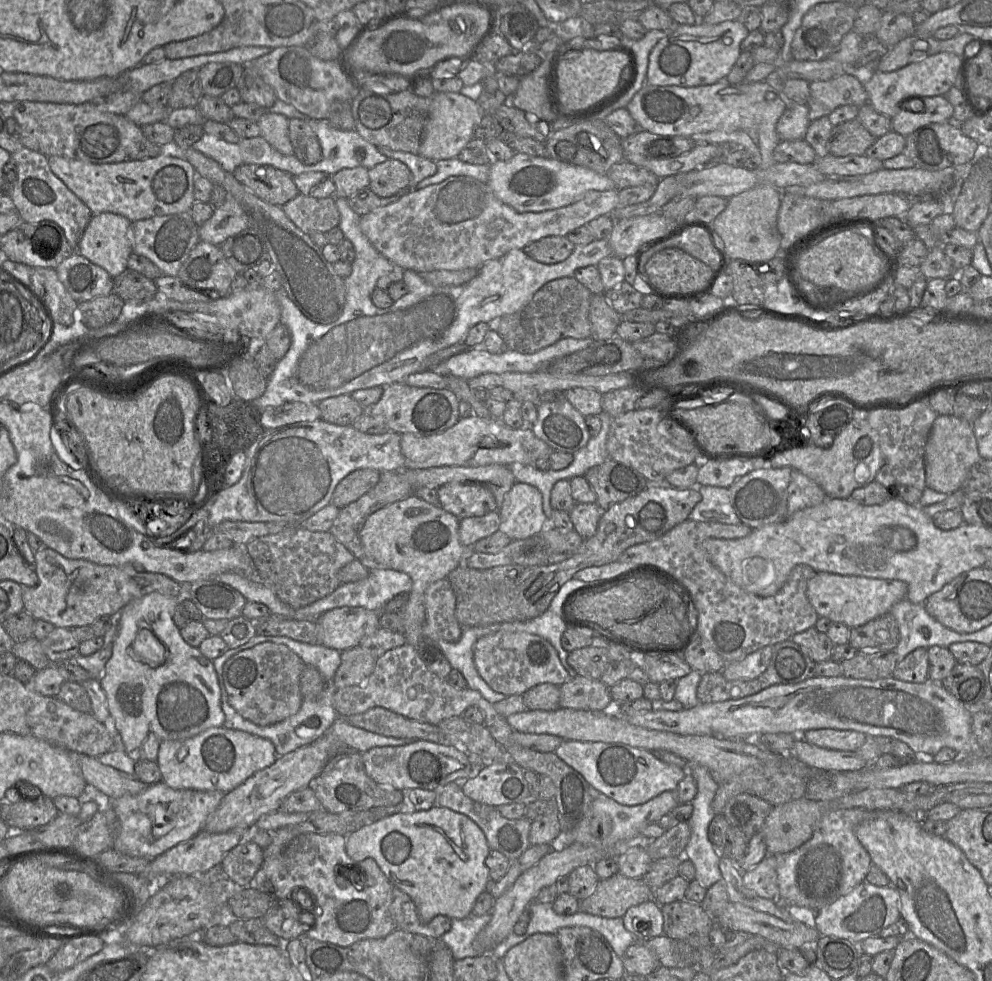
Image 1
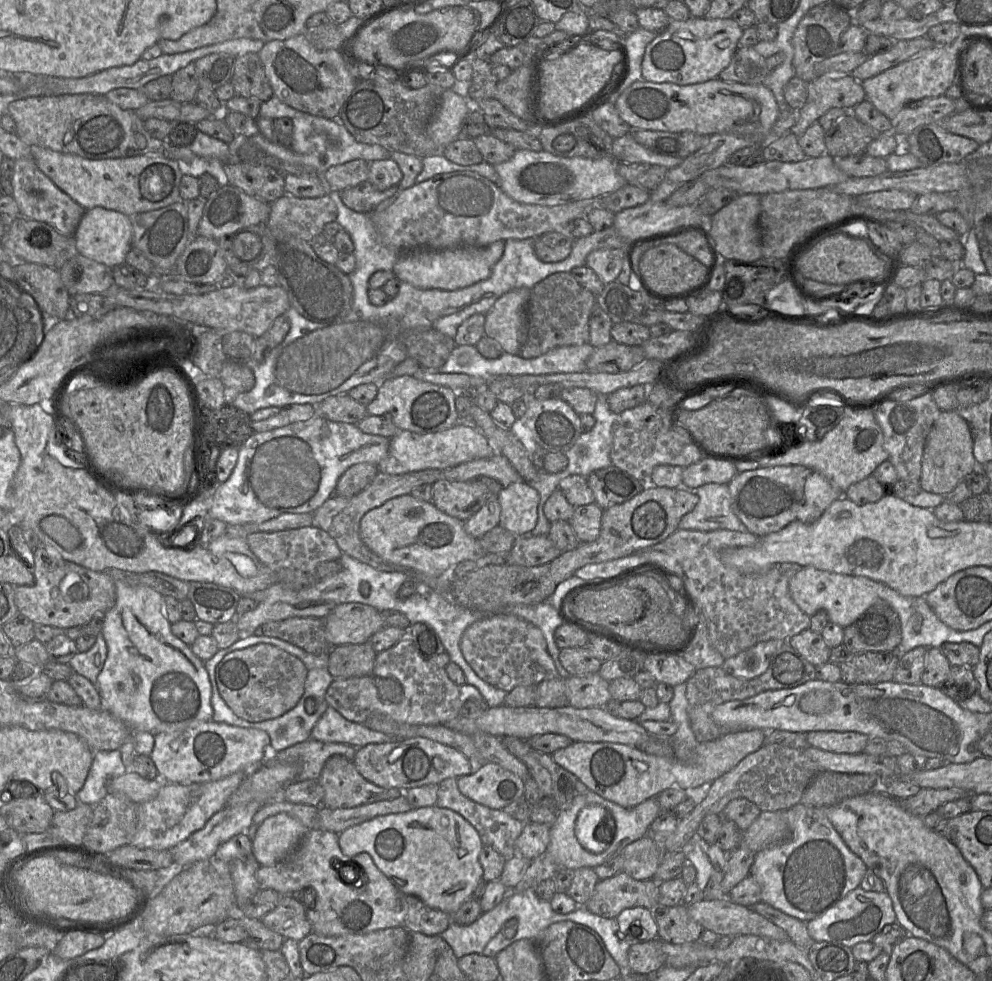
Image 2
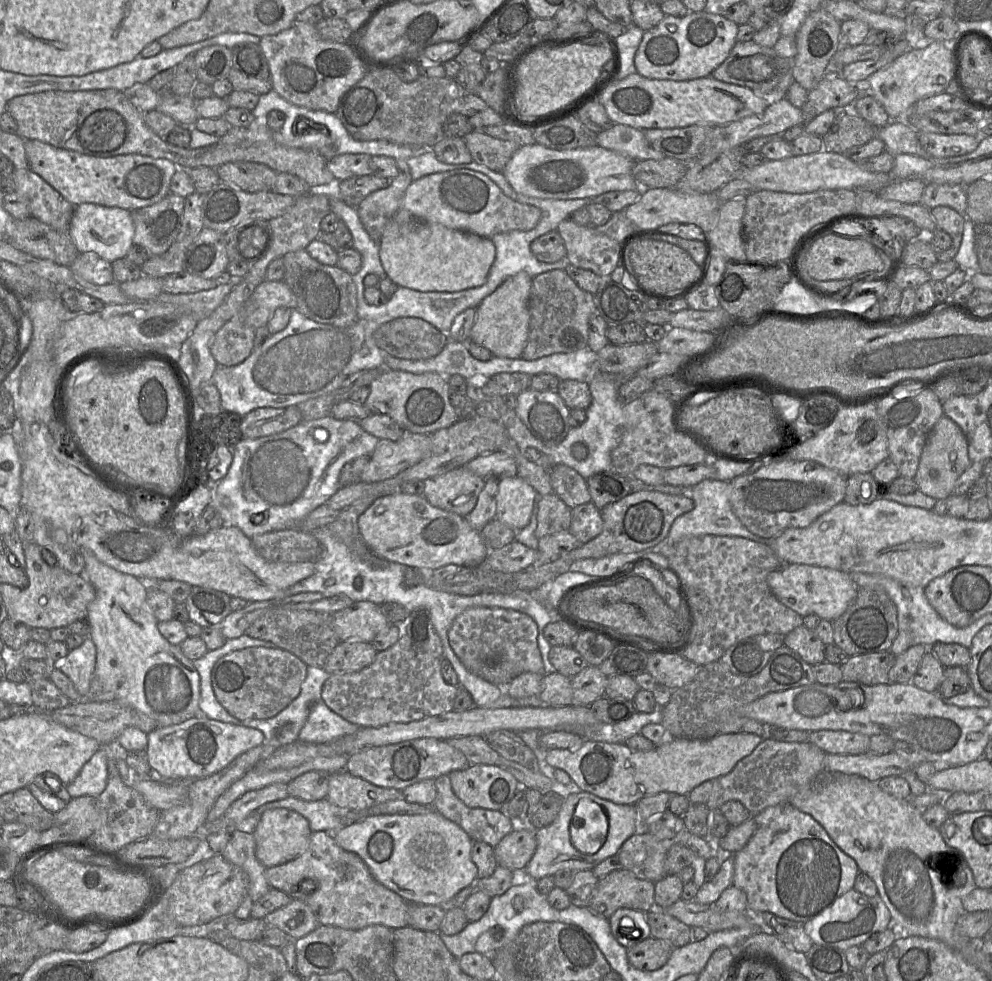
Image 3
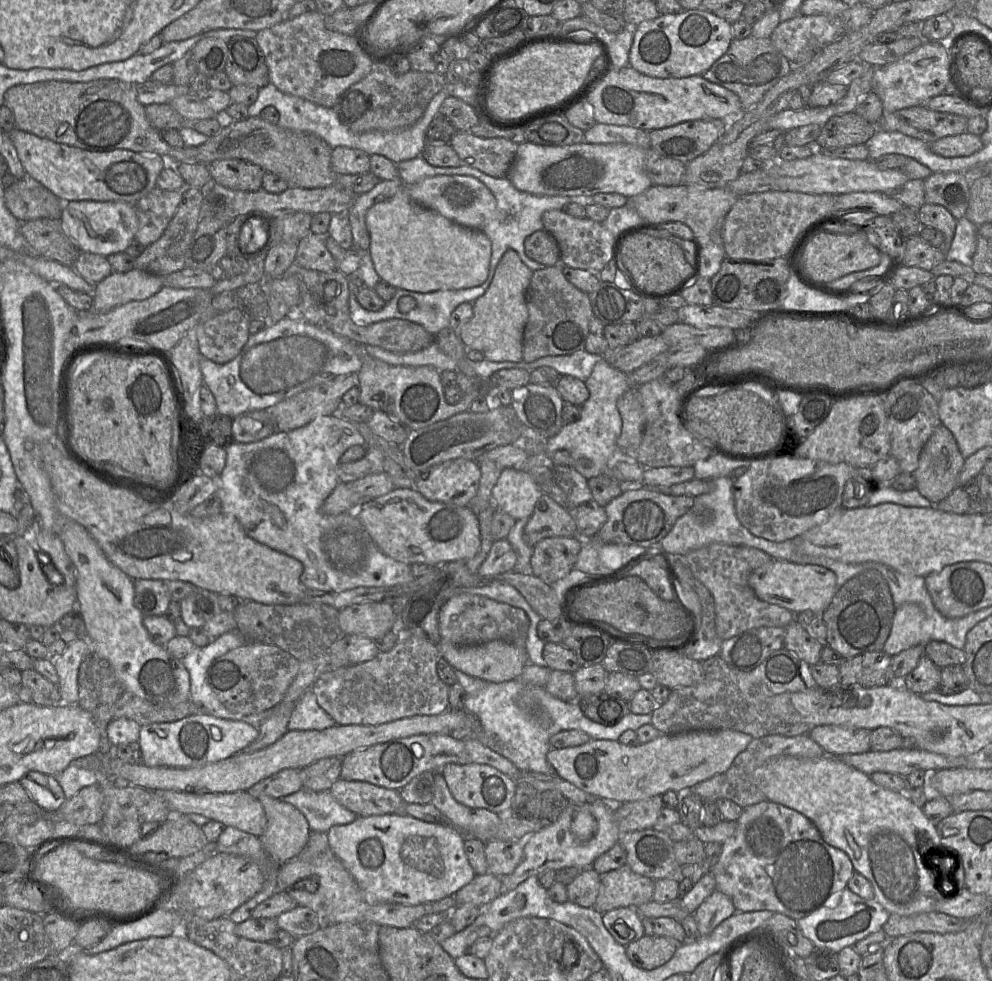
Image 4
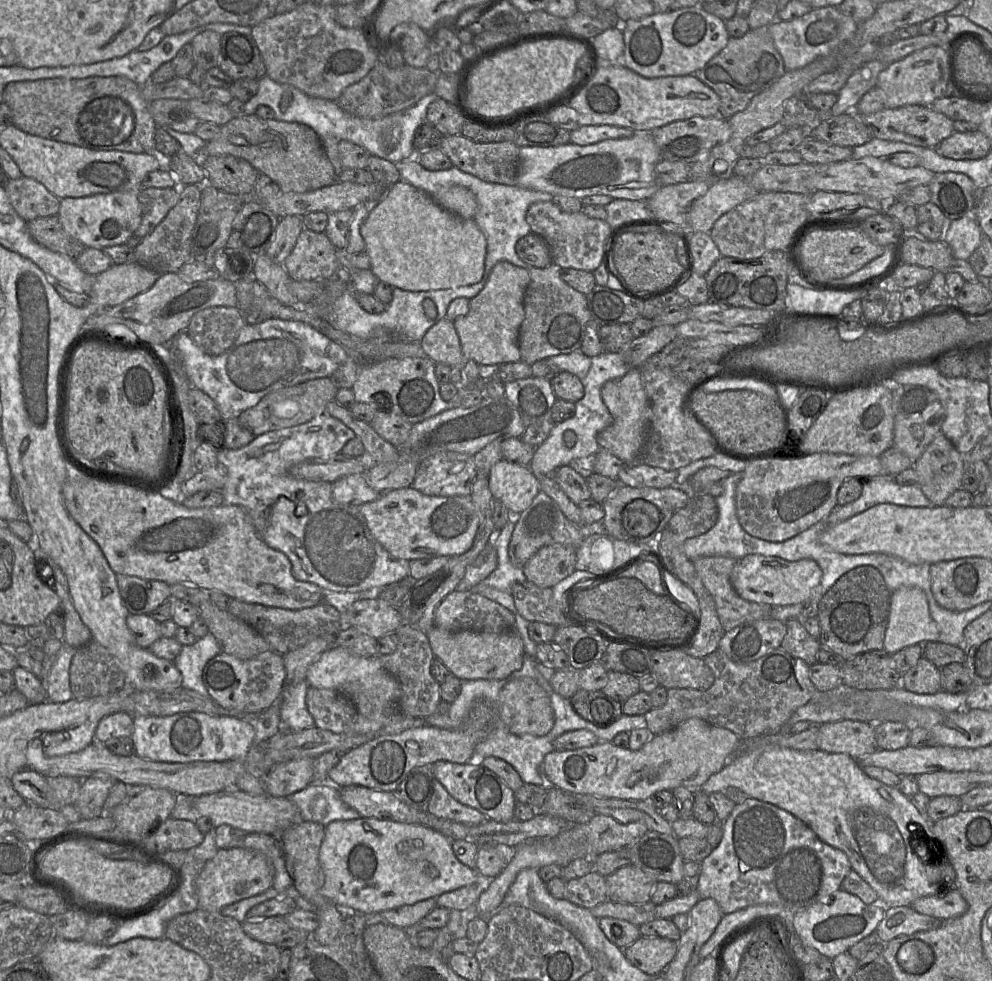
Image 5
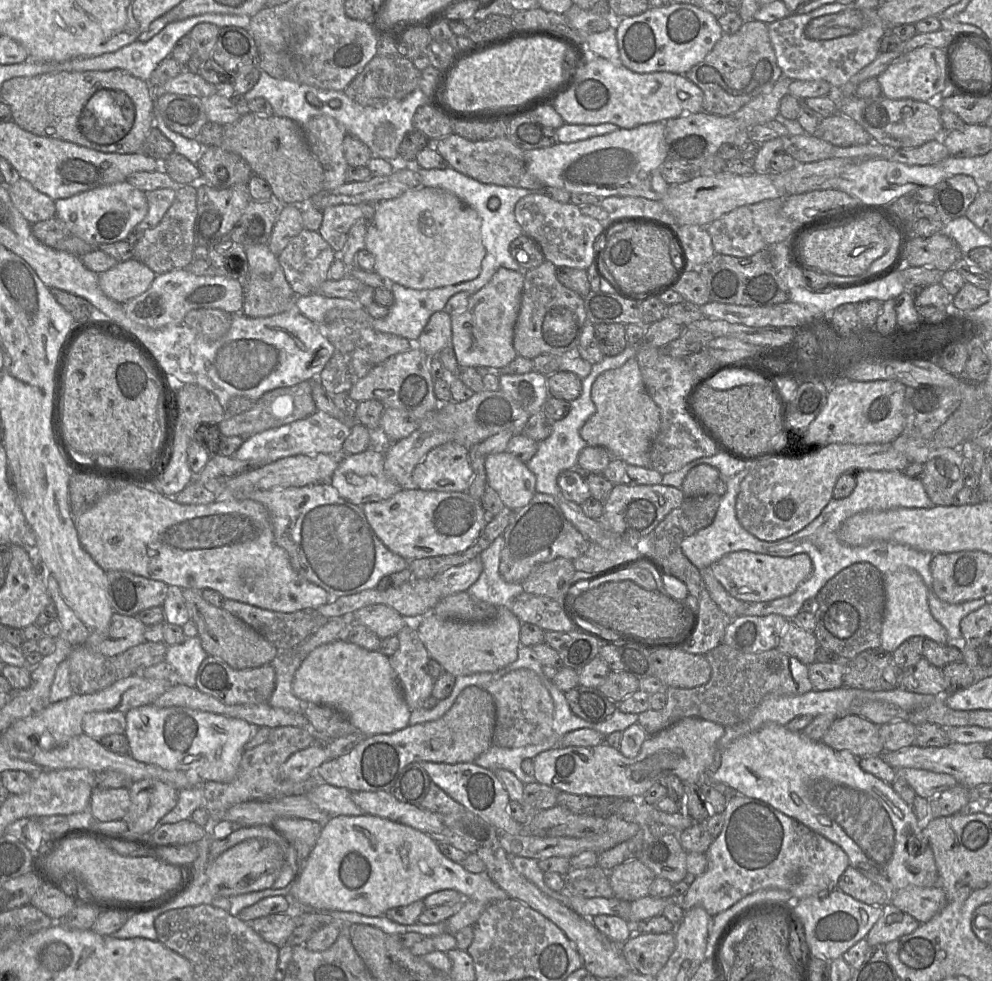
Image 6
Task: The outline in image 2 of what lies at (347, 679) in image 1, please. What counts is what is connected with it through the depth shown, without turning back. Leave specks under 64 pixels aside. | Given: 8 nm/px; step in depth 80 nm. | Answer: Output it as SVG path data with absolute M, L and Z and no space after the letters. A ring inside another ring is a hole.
M369 643L336 646L329 653L328 671L334 679L367 676L373 671L376 657Z

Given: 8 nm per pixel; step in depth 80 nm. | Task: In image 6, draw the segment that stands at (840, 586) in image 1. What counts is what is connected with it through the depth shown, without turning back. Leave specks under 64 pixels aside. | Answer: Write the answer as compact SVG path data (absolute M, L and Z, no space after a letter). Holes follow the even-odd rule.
M747 550L724 555L711 565L713 575L734 598L744 602L770 601L792 594L810 577L813 565L805 553L790 557L771 556Z

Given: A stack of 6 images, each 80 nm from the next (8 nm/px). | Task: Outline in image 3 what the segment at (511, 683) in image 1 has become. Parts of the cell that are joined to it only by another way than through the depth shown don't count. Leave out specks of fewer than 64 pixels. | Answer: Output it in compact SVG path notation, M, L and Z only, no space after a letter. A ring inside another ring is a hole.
M472 607L455 618L448 631L448 642L468 670L475 662L499 657L515 665L515 677L526 672L545 675L538 634L537 624L527 614L506 608Z

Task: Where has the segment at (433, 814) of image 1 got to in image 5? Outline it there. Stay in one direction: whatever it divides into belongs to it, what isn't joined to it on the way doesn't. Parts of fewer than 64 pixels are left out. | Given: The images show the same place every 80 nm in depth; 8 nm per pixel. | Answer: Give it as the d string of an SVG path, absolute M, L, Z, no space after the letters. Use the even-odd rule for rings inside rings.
M360 817L328 824L319 863L325 875L322 894L336 905L368 914L437 898L481 879L476 869L457 859L451 840L440 832L421 824L377 818Z

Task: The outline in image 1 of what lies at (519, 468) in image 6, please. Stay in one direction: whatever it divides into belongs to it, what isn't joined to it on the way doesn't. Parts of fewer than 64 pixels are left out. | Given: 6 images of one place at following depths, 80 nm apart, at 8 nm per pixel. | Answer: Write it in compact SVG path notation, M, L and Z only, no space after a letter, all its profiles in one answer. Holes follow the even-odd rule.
M516 482L499 507L499 530L511 540L523 540L540 535L549 526L543 512L540 491L525 483Z

